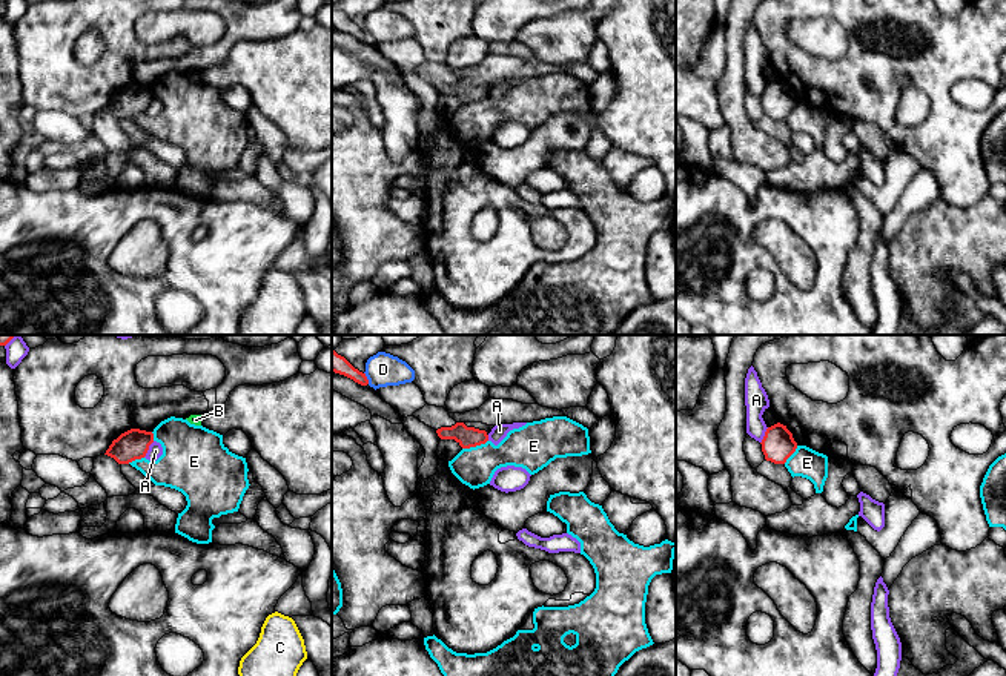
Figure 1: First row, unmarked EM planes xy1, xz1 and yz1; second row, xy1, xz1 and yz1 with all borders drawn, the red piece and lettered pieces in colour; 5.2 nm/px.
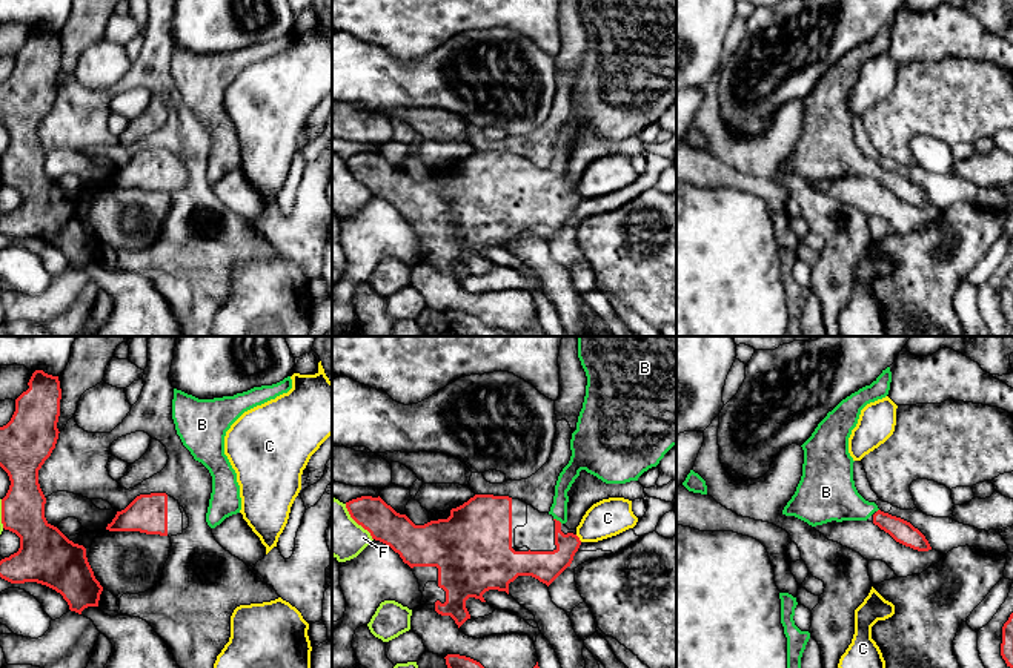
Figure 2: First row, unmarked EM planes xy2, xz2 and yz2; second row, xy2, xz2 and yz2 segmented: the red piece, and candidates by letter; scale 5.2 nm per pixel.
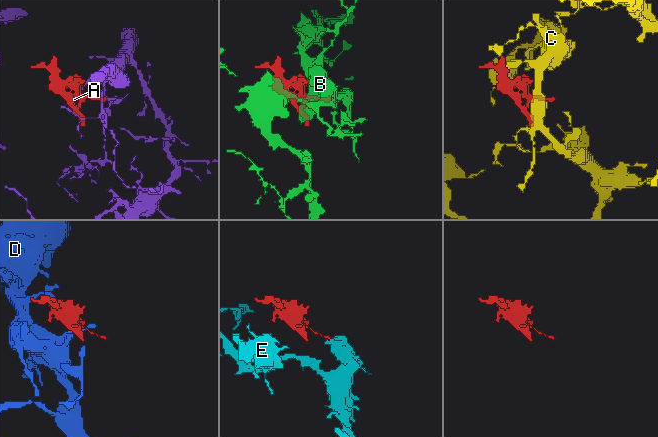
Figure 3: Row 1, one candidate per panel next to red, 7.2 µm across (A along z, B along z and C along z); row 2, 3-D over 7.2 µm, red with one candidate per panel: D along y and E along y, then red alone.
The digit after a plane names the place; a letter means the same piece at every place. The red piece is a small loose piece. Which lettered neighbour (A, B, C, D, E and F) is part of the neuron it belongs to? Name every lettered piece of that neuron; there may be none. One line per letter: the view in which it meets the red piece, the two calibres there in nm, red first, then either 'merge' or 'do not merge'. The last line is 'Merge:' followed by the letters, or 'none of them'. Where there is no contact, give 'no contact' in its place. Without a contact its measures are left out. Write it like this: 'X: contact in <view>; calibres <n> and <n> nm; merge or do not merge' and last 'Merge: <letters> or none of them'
A: contact in xy1; calibres 160 and 80 nm; do not merge
B: contact in xz2; calibres 160 and 90 nm; merge
C: contact in xz2; calibres 160 and 200 nm; do not merge
D: contact in xz1; calibres 100 and 180 nm; do not merge
E: contact in xz1; calibres 110 and 200 nm; do not merge
F: contact in xz2; calibres 180 and 240 nm; do not merge
Merge: B

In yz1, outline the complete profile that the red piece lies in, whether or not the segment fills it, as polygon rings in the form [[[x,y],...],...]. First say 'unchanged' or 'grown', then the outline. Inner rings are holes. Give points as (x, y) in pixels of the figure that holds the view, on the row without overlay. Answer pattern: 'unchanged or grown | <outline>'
unchanged | [[[780,78],[766,84],[760,100],[765,115],[774,120],[785,120],[797,104],[793,89]]]

